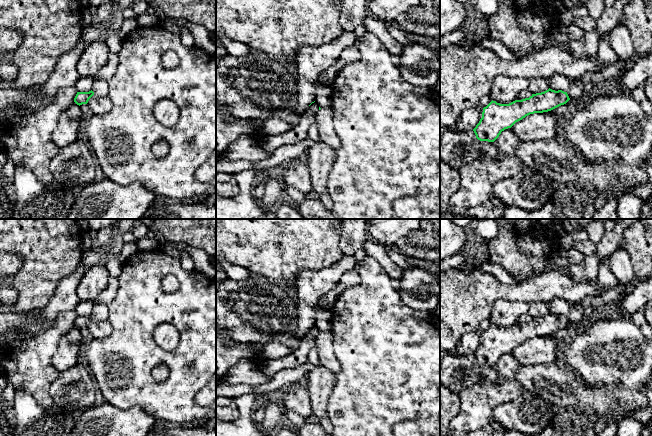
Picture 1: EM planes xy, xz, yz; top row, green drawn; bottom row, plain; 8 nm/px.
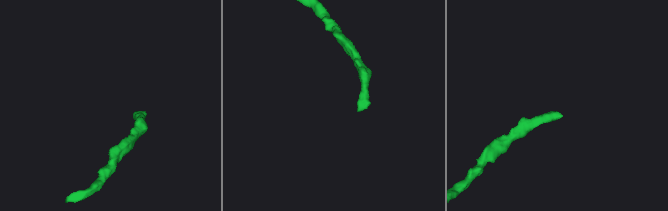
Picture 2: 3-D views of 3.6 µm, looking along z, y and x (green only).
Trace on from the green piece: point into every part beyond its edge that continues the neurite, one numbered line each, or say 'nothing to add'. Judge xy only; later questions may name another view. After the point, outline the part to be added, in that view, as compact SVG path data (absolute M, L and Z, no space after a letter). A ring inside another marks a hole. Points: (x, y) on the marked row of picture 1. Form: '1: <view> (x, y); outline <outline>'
1: xy (100, 88); outline M103 79L95 80L93 83L92 91L98 97L105 97L109 94L109 84Z

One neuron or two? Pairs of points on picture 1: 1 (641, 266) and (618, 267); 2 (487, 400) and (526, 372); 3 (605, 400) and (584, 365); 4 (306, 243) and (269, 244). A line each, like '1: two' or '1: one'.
1: two
2: two
3: two
4: one

